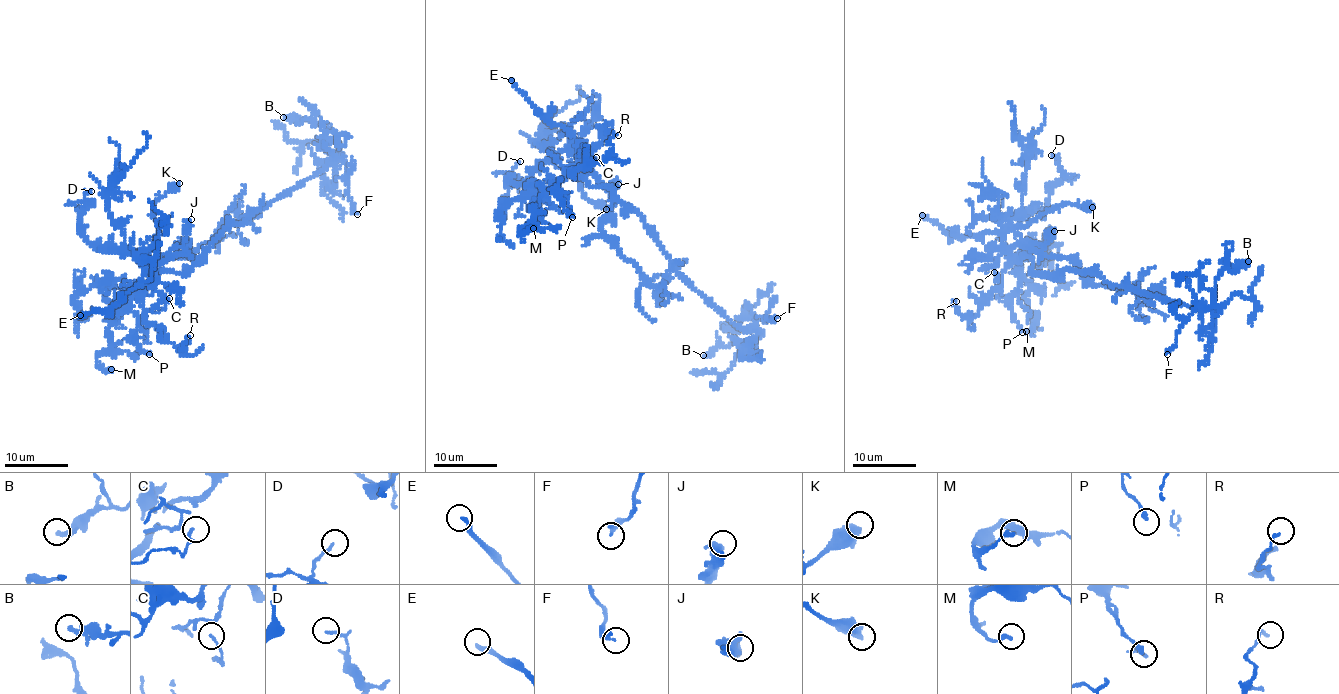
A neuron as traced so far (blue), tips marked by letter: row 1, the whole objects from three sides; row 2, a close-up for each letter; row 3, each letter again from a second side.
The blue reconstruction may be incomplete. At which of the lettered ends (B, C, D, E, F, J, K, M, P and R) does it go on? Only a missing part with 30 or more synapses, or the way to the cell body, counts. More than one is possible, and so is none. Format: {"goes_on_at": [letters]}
{"goes_on_at": ["E", "K"]}

